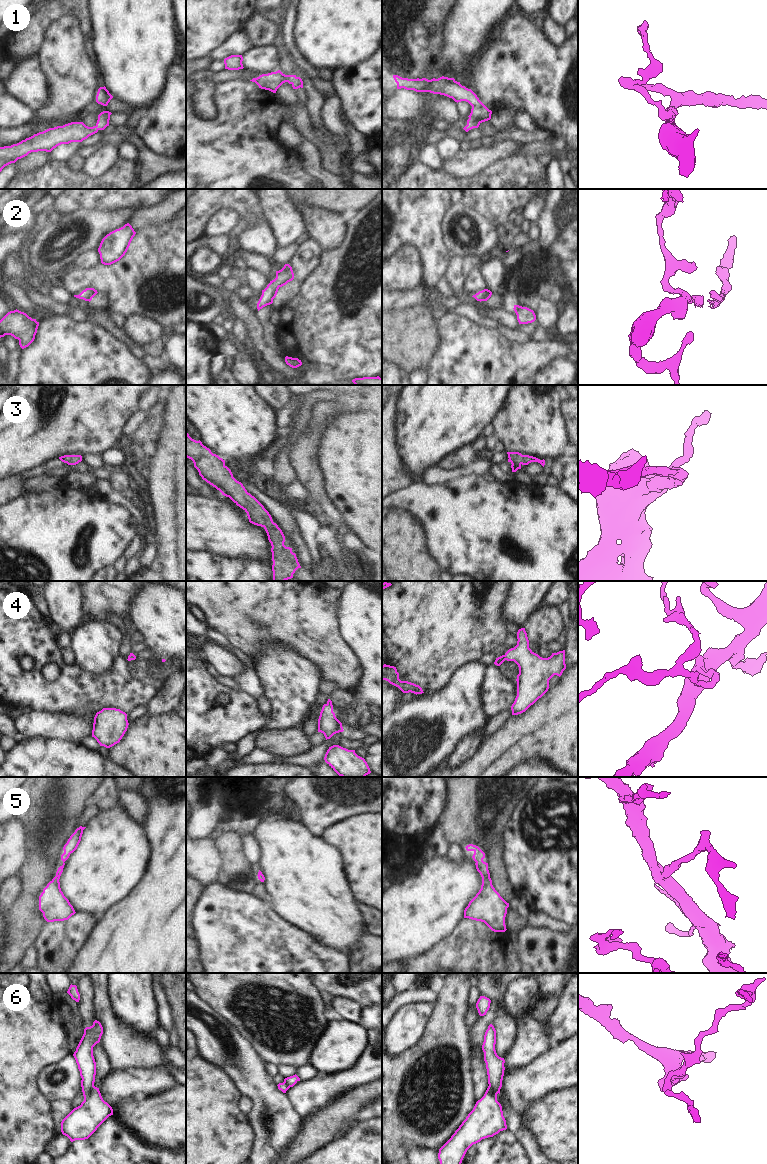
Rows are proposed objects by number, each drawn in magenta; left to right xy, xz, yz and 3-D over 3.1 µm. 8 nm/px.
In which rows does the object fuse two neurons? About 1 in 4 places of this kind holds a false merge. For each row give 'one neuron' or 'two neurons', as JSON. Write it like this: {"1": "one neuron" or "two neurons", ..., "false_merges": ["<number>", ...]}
{"1": "one neuron", "2": "one neuron", "3": "one neuron", "4": "two neurons", "5": "one neuron", "6": "two neurons", "false_merges": ["4", "6"]}

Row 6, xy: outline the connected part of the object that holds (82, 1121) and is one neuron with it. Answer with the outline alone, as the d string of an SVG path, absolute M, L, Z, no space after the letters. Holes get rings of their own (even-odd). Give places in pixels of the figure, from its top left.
M93 1086L81 1105L62 1120L61 1132L71 1142L88 1139L111 1115L112 1107L103 1100L99 1088Z

